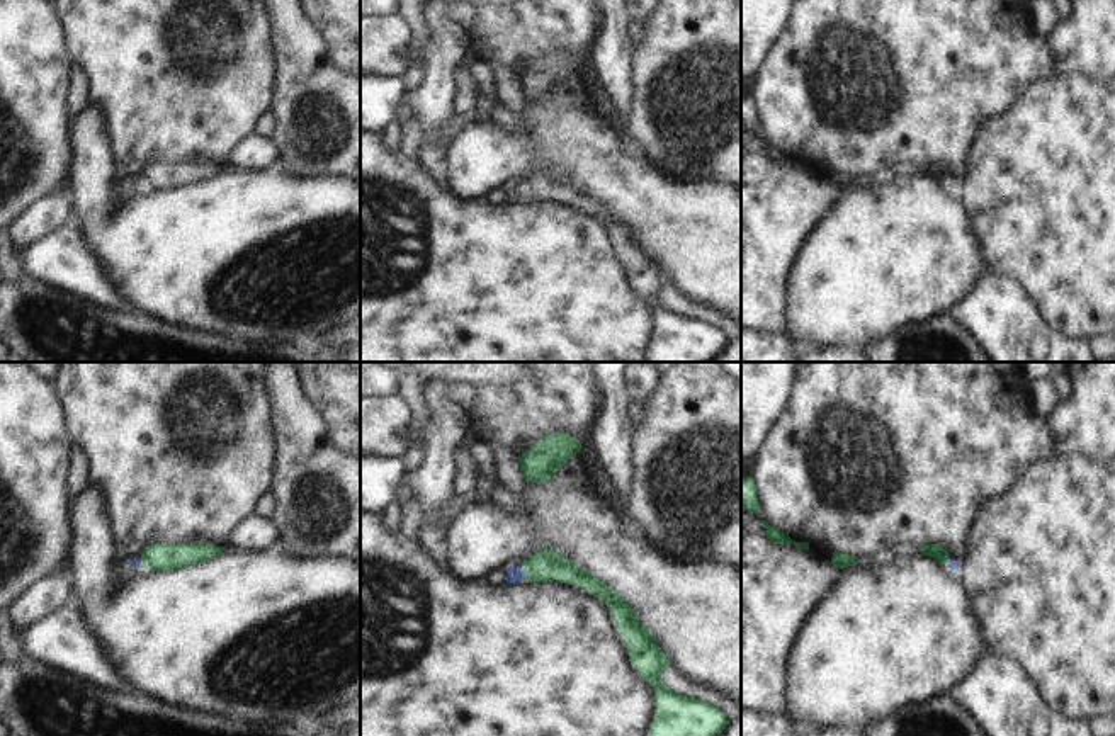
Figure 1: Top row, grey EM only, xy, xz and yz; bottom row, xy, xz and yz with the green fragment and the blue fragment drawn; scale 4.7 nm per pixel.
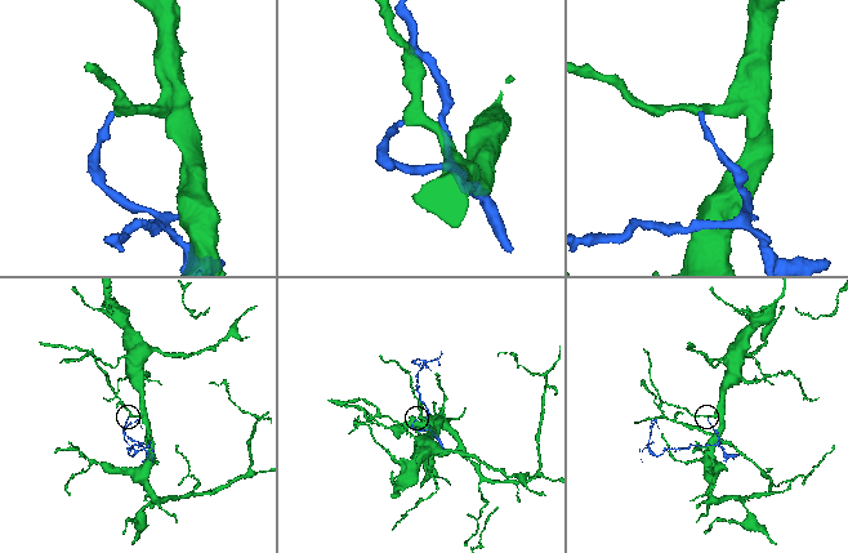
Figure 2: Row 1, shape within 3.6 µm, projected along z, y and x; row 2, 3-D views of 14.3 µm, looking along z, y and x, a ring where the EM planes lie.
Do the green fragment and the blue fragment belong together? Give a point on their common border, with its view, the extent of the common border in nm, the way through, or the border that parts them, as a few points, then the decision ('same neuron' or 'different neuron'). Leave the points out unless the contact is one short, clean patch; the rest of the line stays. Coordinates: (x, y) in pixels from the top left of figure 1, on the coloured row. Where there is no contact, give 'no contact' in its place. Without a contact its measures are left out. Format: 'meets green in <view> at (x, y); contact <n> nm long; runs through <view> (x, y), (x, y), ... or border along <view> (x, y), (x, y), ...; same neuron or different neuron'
meets green in xz at (526, 573); contact 70 nm long; border along xz (522, 566), (526, 578); different neuron

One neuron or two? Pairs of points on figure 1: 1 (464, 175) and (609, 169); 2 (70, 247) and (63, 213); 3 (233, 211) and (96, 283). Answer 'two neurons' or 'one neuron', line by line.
1: one neuron
2: two neurons
3: two neurons

